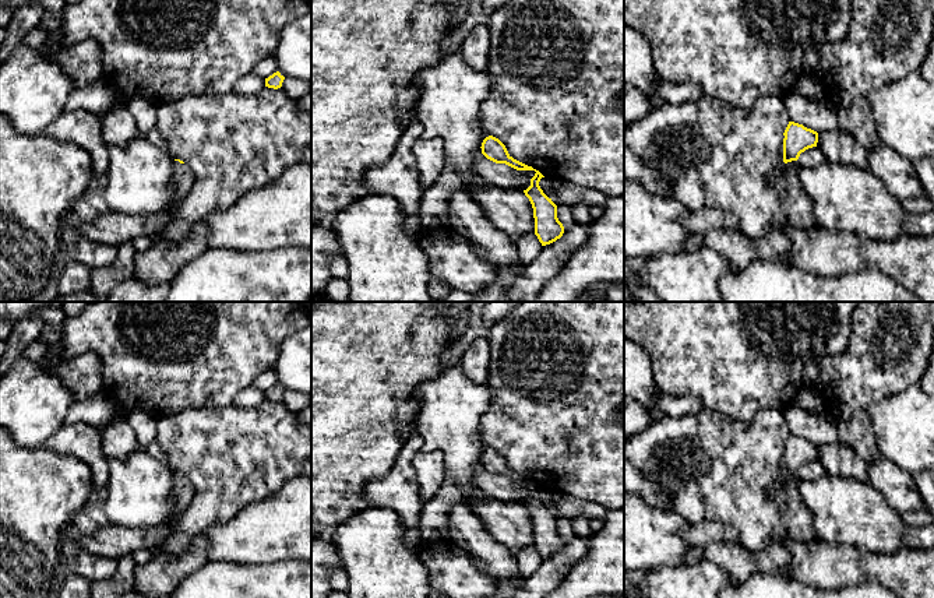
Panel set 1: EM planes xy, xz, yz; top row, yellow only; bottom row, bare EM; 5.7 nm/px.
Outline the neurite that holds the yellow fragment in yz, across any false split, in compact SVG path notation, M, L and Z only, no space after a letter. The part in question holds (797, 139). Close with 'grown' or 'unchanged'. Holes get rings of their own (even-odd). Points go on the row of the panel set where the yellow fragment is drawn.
M789 122L783 133L783 162L797 161L800 154L817 147L818 133L803 124Z; unchanged

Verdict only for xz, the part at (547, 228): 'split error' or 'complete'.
complete

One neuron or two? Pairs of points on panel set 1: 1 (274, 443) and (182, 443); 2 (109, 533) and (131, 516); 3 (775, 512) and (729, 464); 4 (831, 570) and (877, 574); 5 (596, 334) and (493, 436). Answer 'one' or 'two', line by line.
1: one
2: two
3: one
4: one
5: one

